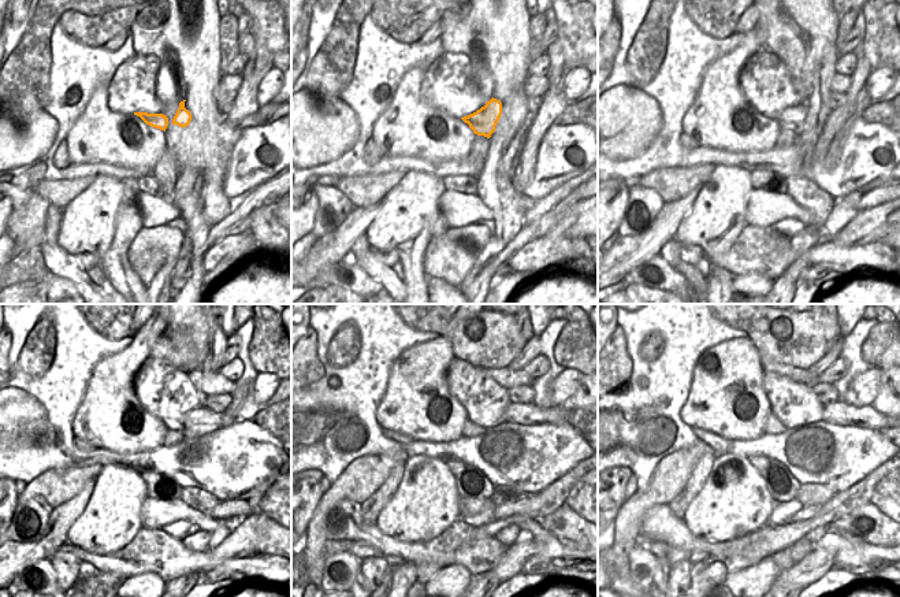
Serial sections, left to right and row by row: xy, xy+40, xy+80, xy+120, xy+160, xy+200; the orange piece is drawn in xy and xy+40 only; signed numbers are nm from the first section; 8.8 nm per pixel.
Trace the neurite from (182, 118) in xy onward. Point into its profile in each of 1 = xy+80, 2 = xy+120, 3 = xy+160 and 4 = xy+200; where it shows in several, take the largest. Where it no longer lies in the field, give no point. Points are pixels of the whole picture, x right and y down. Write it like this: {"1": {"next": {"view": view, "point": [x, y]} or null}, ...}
{"1": {"next": {"view": "xy+80", "point": [792, 118]}}, "2": {"next": {"view": "xy+120", "point": [201, 421]}}, "3": {"next": {"view": "xy+160", "point": [530, 414]}}, "4": {"next": {"view": "xy+200", "point": [840, 412]}}}

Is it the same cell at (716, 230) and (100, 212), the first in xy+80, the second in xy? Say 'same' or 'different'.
same

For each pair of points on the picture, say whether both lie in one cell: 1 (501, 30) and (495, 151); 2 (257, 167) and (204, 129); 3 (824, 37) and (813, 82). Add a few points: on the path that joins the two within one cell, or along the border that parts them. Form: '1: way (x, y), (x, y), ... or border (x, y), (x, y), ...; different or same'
1: way (508, 60), (509, 121); same
2: border (244, 129), (233, 148), (224, 178); different
3: way (819, 48), (817, 71); same

